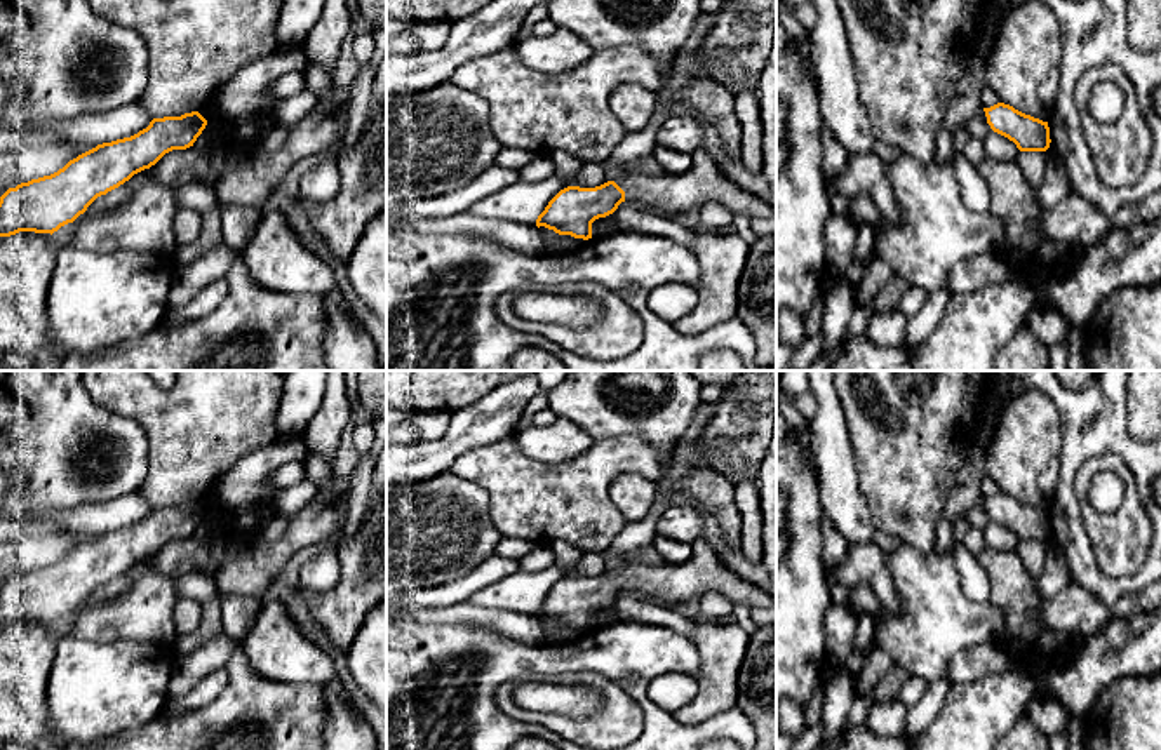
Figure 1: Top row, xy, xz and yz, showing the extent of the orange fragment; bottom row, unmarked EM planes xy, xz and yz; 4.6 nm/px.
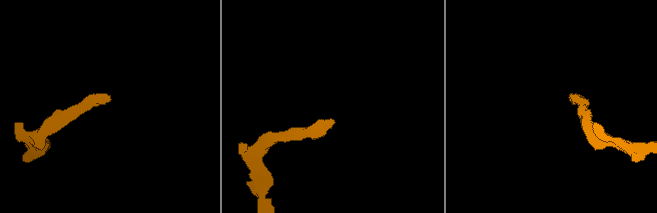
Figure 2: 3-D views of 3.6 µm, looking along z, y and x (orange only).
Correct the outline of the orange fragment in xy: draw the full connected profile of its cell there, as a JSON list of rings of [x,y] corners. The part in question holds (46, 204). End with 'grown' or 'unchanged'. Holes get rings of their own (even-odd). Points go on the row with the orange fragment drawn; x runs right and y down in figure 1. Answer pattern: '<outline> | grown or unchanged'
[[[198,111],[185,113],[181,117],[153,118],[146,129],[131,137],[97,144],[70,160],[63,169],[50,176],[9,188],[0,197],[0,237],[10,237],[19,231],[52,235],[61,226],[73,223],[84,214],[97,197],[118,188],[134,174],[150,169],[165,153],[193,146],[205,125],[207,120]]] | unchanged

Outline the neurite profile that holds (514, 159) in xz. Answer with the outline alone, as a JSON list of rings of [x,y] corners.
[[[503,148],[496,158],[494,158],[494,165],[496,167],[507,167],[517,172],[526,171],[534,160],[538,158],[538,155],[531,150],[517,150],[517,148]]]

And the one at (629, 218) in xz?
[[[621,202],[616,209],[616,230],[665,235],[688,249],[696,237],[695,230],[679,224],[670,216],[641,211],[627,202]]]

